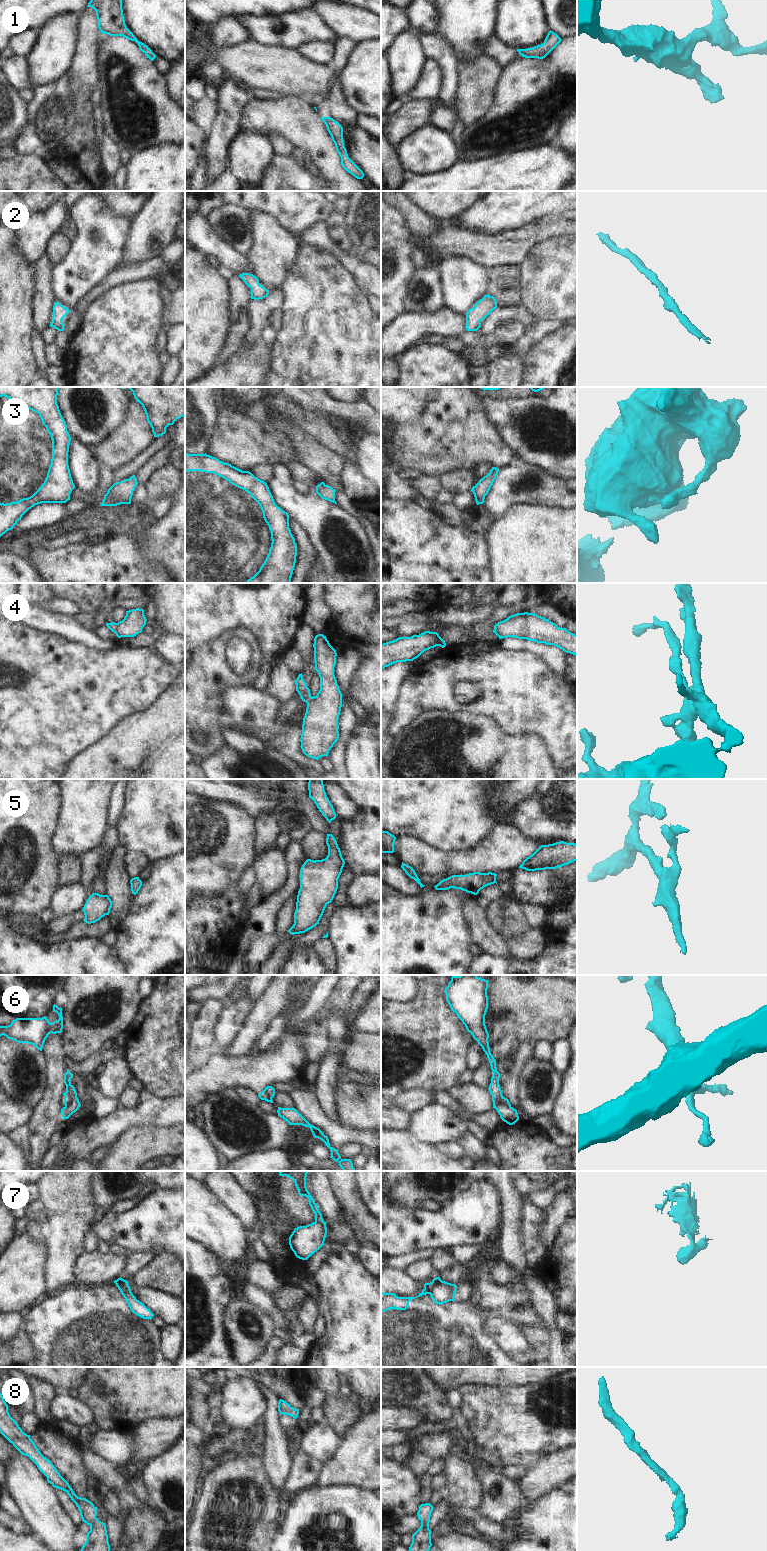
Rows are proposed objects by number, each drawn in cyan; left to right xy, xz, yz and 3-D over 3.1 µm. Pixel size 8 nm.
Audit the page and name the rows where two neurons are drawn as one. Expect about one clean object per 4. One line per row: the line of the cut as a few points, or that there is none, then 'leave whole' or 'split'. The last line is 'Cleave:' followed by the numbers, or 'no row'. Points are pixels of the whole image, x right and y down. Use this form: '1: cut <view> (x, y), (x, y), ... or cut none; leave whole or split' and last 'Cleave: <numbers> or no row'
1: cut none; leave whole
2: cut none; leave whole
3: cut none; leave whole
4: cut none; leave whole
5: cut none; leave whole
6: cut xy (66, 1091), (70, 1101), (65, 1106); split
7: cut yz (431, 1282), (431, 1291), (429, 1293); split
8: cut none; leave whole
Cleave: 6, 7

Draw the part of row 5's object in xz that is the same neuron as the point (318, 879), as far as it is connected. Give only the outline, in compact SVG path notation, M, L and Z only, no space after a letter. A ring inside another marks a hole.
M327 834L326 844L328 855L325 859L307 859L300 869L294 924L288 930L292 935L305 933L319 924L326 906L332 902L338 889L338 879L345 861L332 834Z

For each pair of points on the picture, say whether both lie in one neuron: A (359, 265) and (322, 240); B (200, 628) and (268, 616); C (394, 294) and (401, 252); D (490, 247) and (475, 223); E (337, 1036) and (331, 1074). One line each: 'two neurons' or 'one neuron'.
A: one neuron
B: one neuron
C: one neuron
D: two neurons
E: one neuron

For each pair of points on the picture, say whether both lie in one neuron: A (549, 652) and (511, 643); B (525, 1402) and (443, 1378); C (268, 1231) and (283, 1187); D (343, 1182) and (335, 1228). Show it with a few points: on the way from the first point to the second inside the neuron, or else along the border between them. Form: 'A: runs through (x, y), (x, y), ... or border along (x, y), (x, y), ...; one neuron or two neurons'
A: runs through (540, 650), (532, 646), (520, 644); one neuron
B: border along (489, 1386), (463, 1385), (459, 1389); two neurons
C: runs through (278, 1221), (285, 1215), (285, 1199); one neuron
D: runs through (346, 1193), (346, 1217); one neuron

